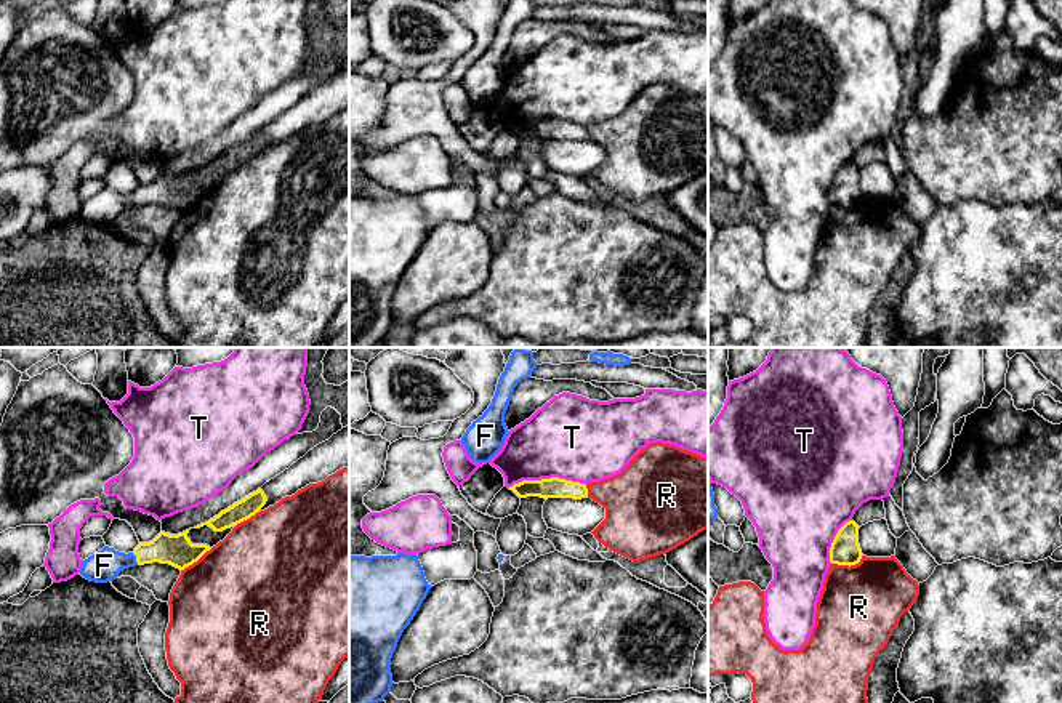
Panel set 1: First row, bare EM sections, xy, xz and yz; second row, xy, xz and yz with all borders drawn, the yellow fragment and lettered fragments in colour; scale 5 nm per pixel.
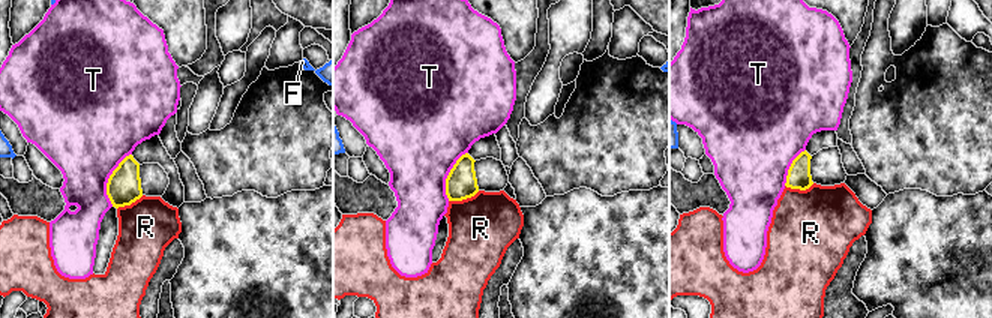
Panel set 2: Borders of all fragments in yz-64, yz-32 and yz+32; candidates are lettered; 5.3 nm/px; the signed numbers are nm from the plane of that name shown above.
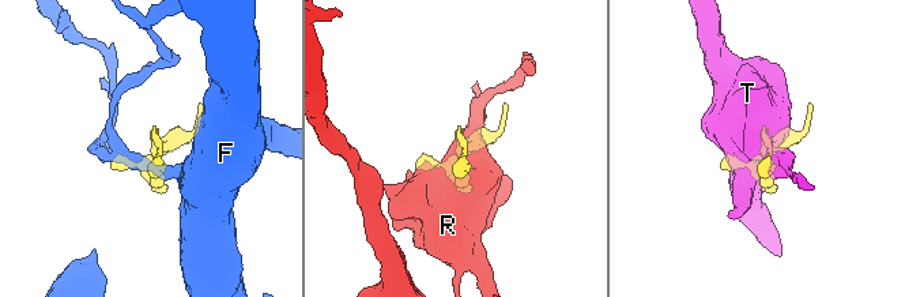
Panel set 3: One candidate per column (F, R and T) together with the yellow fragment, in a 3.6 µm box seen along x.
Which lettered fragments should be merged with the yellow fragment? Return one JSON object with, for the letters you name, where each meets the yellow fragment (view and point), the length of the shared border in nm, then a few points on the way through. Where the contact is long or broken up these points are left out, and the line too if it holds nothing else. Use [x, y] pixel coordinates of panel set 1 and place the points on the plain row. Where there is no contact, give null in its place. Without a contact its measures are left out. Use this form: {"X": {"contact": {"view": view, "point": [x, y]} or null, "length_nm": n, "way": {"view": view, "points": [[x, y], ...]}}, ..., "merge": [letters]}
{"F": {"contact": {"view": "xy", "point": [136, 199]}, "length_nm": 70, "way": {"view": "xy", "points": [[176, 191], [157, 191], [136, 199], [104, 207]]}}, "merge": ["F"]}

